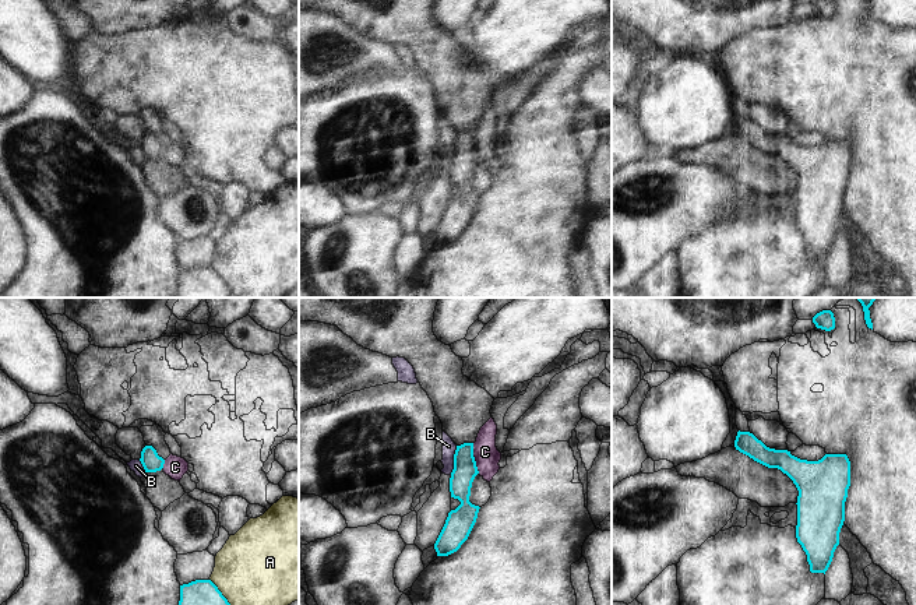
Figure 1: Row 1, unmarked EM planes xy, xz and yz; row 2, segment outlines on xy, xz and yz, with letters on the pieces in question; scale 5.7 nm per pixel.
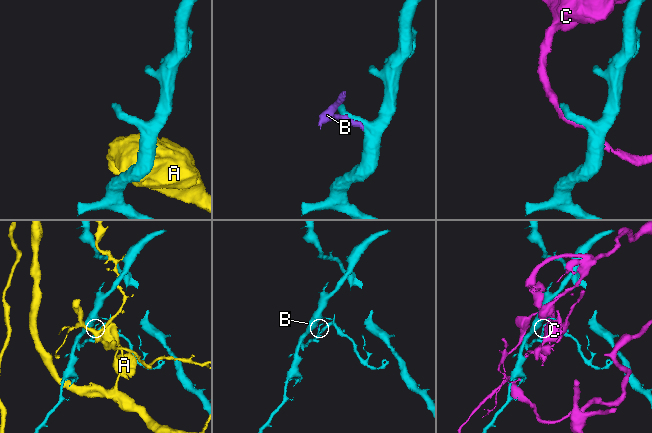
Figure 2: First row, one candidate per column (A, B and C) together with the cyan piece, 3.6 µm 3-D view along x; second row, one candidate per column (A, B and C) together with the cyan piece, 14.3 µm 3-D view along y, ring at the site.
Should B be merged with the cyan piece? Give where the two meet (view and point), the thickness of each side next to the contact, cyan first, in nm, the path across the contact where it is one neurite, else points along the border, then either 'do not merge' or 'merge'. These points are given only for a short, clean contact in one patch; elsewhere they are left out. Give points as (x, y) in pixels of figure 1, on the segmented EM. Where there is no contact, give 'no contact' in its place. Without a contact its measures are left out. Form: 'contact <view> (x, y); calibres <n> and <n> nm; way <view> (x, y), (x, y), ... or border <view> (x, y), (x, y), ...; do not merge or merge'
contact xz (454, 460); calibres 140 and 80 nm; border xz (457, 446), (454, 467), (450, 474); do not merge

